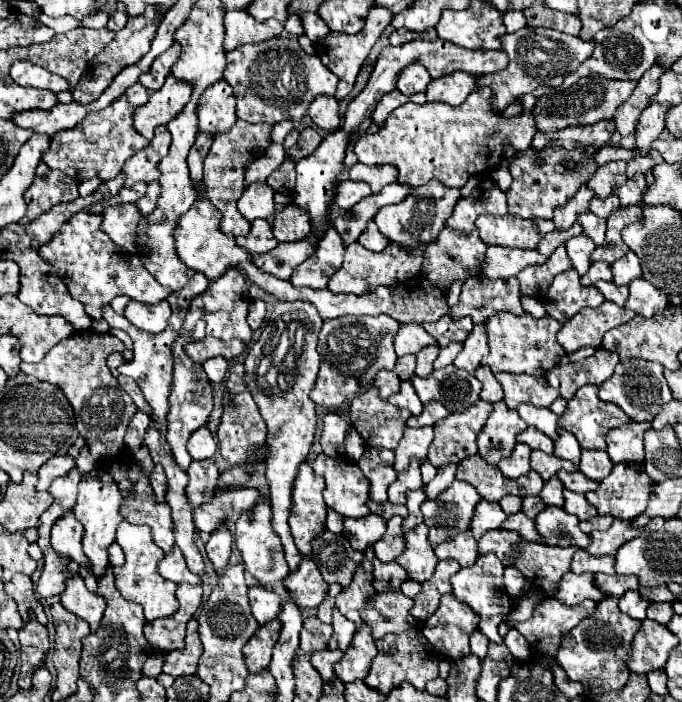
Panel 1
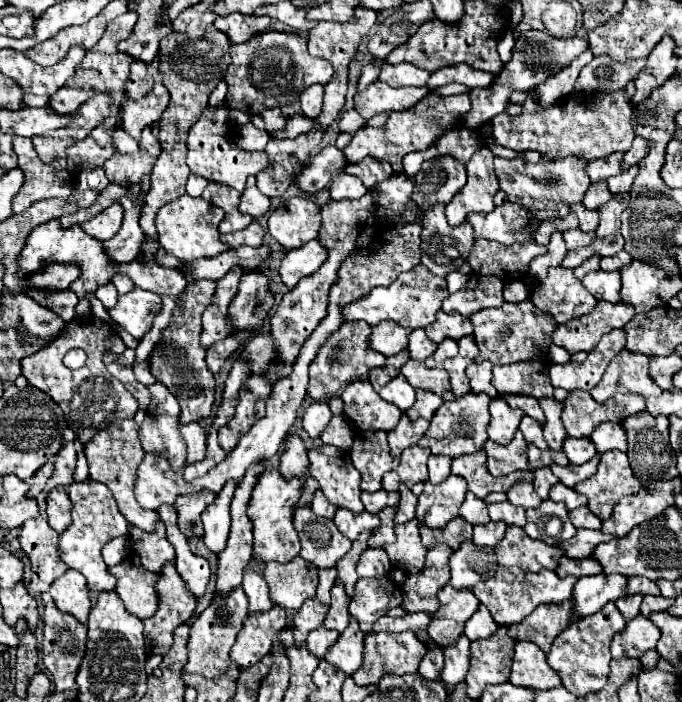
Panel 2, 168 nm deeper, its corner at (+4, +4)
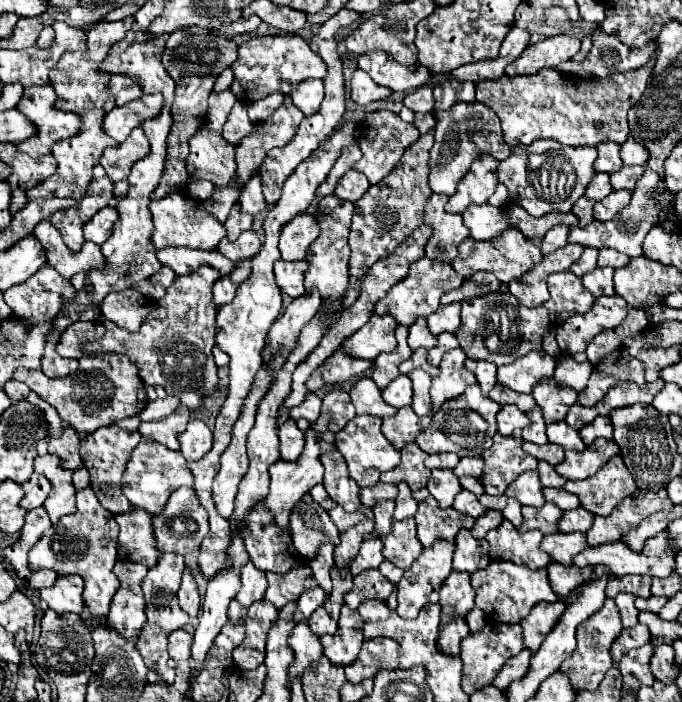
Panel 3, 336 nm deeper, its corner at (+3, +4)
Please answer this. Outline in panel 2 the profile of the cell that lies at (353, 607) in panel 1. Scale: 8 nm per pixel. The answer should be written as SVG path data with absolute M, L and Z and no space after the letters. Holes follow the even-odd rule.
M363 533L361 537L357 537L357 539L353 541L351 551L349 551L349 553L339 561L339 565L337 565L337 571L339 571L337 579L339 579L339 583L343 583L345 593L347 593L349 599L351 599L353 589L355 589L355 581L359 579L357 573L355 573L355 565L357 565L357 561L359 561L363 549L367 549L367 539L369 539L369 535L371 535L371 533Z

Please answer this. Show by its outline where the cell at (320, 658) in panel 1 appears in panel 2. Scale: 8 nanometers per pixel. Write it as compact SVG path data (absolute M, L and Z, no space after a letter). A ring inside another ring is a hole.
M319 627L313 633L309 633L309 637L307 637L307 649L317 659L323 659L325 653L327 653L327 649L331 649L331 645L337 641L337 637L339 637L337 631L329 631L325 627Z

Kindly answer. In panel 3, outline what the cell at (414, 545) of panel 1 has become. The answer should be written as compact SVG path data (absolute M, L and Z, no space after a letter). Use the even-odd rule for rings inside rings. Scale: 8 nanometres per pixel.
M414 519L394 521L392 531L382 537L384 543L384 557L398 565L400 569L408 569L412 561L422 553L422 543L416 537L416 523Z

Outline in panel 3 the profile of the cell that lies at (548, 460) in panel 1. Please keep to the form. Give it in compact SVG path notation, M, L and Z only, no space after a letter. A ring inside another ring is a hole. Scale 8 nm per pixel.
M526 443L522 445L522 449L526 453L530 453L532 457L540 459L540 461L546 461L550 465L558 465L564 461L564 449L560 449L560 445L552 445L552 443L546 443L546 445L532 445L532 443Z

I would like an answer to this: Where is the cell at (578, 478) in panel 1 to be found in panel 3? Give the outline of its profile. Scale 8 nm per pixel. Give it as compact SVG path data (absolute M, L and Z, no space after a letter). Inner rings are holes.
M594 441L590 447L586 447L580 453L566 451L566 459L556 467L556 471L566 479L586 479L588 475L594 475L608 459L620 455L620 447L614 441Z

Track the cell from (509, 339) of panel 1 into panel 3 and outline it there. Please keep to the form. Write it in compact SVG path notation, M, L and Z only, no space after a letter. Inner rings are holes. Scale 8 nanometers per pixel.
M488 293L484 297L474 297L462 301L462 323L456 331L460 347L470 359L484 359L494 365L506 365L514 359L542 349L542 335L548 331L550 319L546 307L526 307L510 293Z

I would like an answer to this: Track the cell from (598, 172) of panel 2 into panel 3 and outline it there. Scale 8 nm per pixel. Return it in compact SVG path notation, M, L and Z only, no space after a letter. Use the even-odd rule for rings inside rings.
M600 143L598 147L598 159L594 163L596 171L604 171L604 173L614 173L622 167L620 161L620 145L616 143Z

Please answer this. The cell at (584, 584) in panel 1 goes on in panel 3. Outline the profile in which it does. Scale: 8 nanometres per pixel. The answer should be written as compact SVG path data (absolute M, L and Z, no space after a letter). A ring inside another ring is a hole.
M492 561L486 569L472 573L472 587L476 589L476 607L480 607L488 619L500 623L520 623L536 603L558 601L548 585L546 569L532 571L526 565L514 565L510 561Z

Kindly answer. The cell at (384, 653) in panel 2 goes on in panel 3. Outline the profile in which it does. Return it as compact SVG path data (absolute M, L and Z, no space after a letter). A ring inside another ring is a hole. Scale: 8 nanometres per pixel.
M370 639L364 641L358 659L346 667L346 679L360 683L366 677L374 677L380 669L398 667L398 645L392 639Z

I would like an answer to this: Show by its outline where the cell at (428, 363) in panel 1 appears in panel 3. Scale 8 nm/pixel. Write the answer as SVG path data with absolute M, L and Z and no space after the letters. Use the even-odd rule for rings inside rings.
M416 319L416 323L410 327L410 335L408 335L408 345L412 349L432 349L432 345L436 345L436 337L428 331L426 327L426 319Z

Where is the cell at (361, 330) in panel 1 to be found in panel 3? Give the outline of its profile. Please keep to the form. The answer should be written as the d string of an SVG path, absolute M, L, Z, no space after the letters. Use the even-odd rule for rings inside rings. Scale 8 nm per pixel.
M338 349L336 353L332 353L324 365L320 365L310 379L306 381L306 387L310 391L318 391L326 385L332 383L342 383L348 381L350 377L360 377L362 373L366 373L372 367L372 361L364 361L364 359L352 359L348 357L342 349Z

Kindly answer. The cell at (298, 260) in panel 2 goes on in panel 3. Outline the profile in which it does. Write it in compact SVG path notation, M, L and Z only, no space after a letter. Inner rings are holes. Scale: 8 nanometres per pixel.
M276 261L274 263L274 275L276 275L276 283L280 287L280 291L292 299L300 297L304 293L304 271L308 269L306 261L294 261L294 263L286 263L286 261Z

